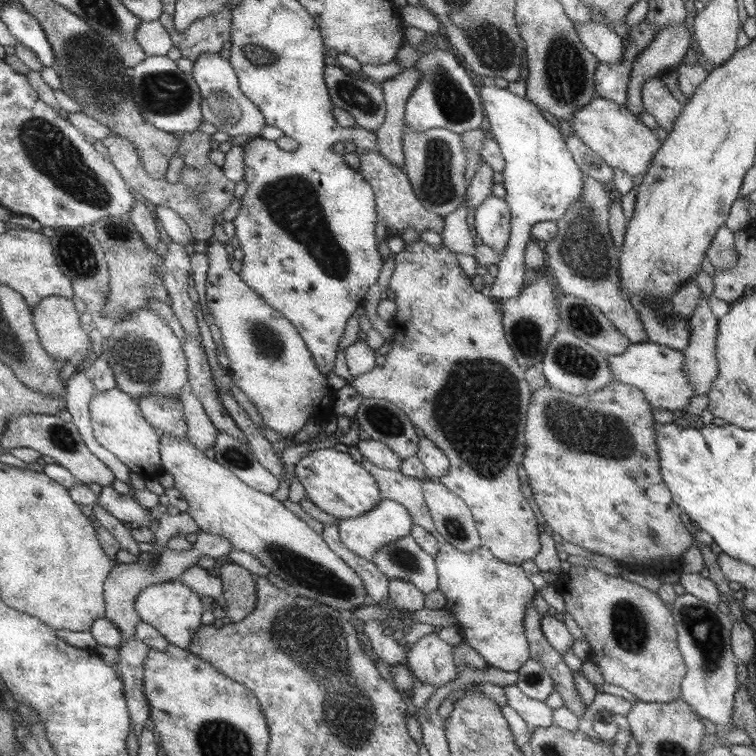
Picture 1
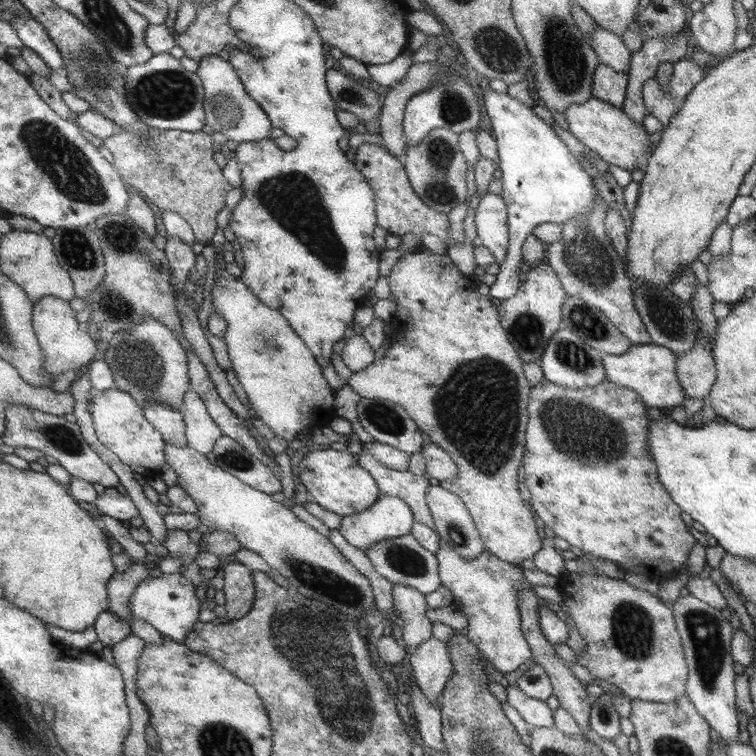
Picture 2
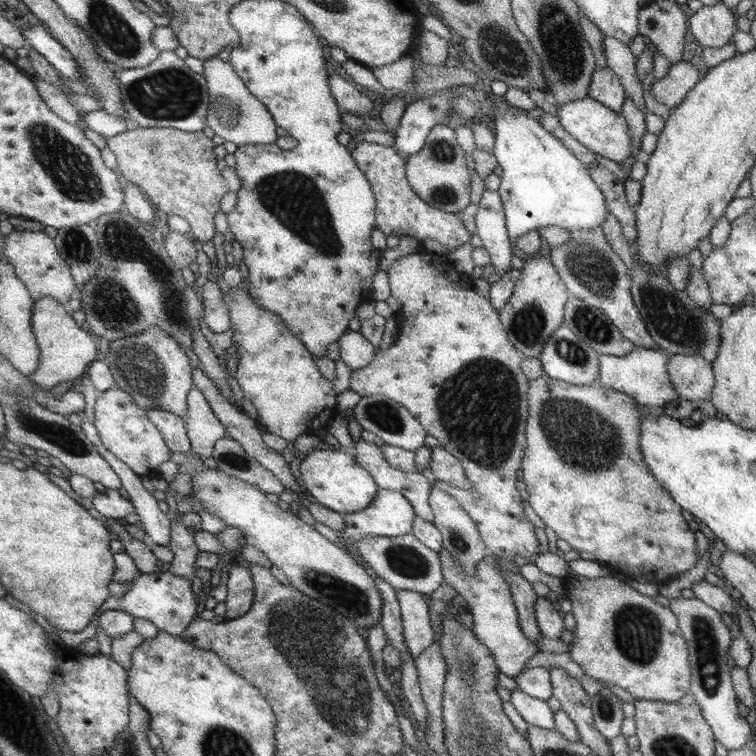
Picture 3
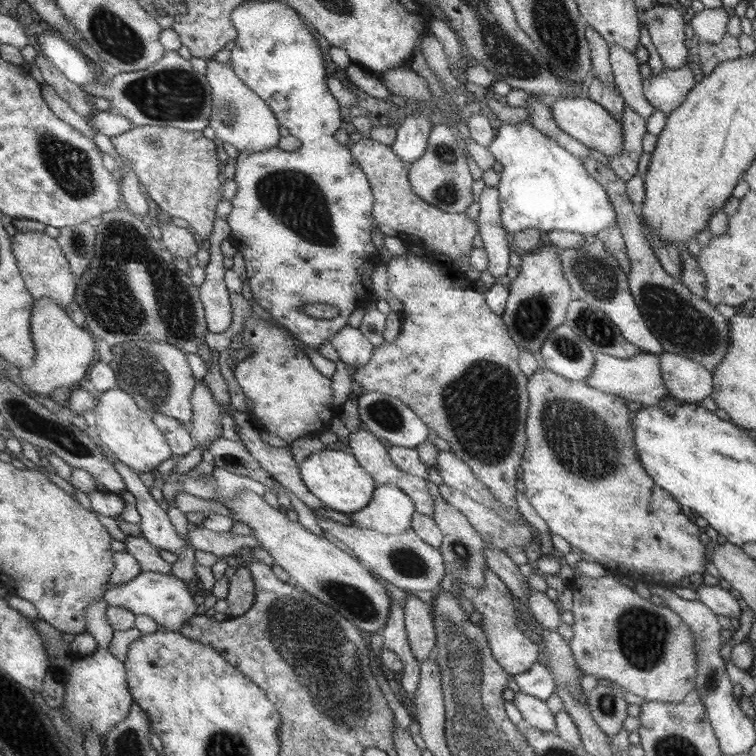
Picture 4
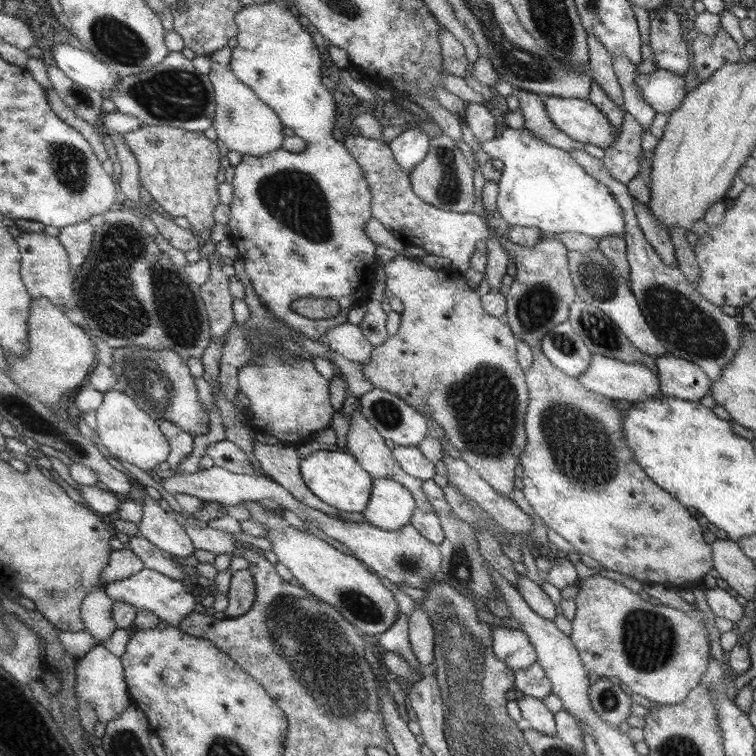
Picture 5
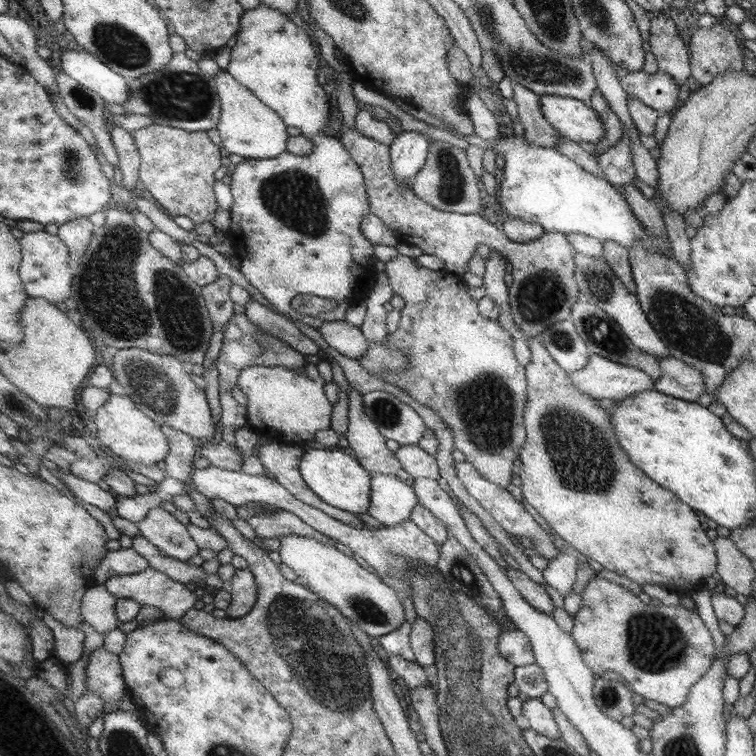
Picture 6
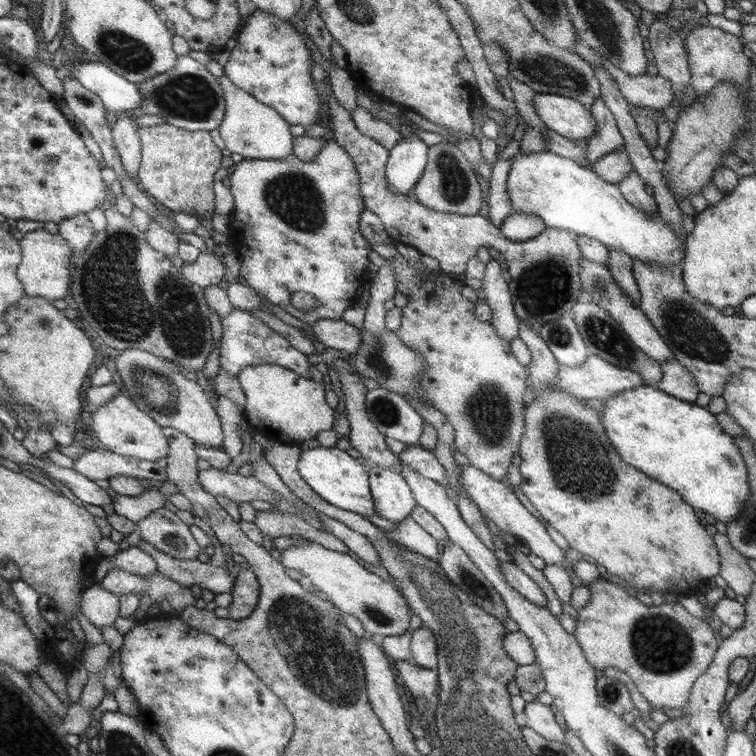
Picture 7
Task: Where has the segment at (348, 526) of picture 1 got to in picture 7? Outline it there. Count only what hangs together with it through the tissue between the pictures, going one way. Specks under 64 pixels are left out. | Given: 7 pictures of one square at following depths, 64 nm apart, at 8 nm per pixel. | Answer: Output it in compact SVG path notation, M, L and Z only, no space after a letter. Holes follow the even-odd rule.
M369 466L369 486L375 504L374 514L379 518L396 524L411 516L416 500L401 474Z

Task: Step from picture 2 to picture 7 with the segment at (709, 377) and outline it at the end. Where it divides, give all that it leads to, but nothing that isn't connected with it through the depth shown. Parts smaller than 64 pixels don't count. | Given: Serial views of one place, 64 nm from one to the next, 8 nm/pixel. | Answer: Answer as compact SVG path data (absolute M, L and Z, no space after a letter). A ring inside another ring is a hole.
M671 359L661 363L660 369L661 378L654 384L655 388L672 398L681 399L681 402L695 403L700 392L694 376L682 364Z

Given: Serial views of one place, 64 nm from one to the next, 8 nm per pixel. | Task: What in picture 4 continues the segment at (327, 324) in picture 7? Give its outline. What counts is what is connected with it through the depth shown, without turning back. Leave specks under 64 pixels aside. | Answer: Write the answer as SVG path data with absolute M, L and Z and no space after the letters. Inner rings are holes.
M349 326L343 327L328 343L334 347L339 360L354 369L367 364L374 349L358 329Z

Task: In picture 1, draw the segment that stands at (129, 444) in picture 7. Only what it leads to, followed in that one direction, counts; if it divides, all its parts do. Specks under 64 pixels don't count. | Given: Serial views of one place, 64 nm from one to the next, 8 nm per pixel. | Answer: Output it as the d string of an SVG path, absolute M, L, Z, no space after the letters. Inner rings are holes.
M117 388L95 392L88 407L92 435L130 472L143 480L153 480L162 474L158 431L143 417L135 399Z

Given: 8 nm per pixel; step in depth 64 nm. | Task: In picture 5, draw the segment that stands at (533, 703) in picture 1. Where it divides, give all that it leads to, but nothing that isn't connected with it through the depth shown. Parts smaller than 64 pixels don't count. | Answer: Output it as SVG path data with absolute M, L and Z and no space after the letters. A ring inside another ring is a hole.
M522 695L516 700L520 710L520 718L529 722L531 729L539 731L541 735L554 736L556 734L555 714L543 705L543 702L532 696Z

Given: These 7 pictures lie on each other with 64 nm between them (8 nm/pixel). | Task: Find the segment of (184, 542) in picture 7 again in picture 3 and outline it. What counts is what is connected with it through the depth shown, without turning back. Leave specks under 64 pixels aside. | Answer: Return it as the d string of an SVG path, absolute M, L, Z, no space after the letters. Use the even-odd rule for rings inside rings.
M83 411L78 413L81 417L82 431L86 439L93 445L97 454L109 465L109 468L117 475L119 484L129 496L129 502L133 505L134 513L138 514L139 526L143 529L148 544L168 546L170 541L170 520L157 507L157 501L141 485L140 478L124 462L121 462L112 452L109 452L99 440L94 424L89 422Z

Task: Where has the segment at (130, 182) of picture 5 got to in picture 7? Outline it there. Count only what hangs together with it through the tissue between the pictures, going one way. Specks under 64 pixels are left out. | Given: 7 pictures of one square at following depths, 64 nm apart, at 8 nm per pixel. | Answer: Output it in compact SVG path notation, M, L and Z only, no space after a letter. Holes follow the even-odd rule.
M120 115L113 125L112 141L118 152L122 169L126 176L133 178L140 167L140 142L137 134L138 127L132 122L131 117Z

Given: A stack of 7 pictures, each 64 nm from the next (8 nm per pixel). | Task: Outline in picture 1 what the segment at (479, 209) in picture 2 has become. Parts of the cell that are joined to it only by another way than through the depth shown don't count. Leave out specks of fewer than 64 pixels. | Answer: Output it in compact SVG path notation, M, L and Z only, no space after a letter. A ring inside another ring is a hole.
M488 196L474 209L476 241L502 255L511 233L511 210L504 199Z

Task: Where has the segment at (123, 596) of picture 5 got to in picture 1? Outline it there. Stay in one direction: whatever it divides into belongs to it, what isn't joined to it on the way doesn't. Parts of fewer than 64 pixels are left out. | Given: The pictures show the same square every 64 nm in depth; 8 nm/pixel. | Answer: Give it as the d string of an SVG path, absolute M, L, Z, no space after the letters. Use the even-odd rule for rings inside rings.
M177 578L148 586L138 594L134 606L140 615L142 625L153 627L166 638L168 644L185 650L188 650L189 643L201 625L201 613L204 611L195 593L187 590Z

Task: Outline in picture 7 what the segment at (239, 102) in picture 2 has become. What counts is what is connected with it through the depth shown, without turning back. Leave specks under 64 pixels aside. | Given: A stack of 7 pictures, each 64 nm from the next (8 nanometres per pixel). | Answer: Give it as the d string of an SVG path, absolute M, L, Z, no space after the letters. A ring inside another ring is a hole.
M224 74L217 77L222 90L224 113L217 130L228 154L239 154L243 159L275 160L292 154L292 138L288 122L272 107L265 106L253 95L234 85Z

